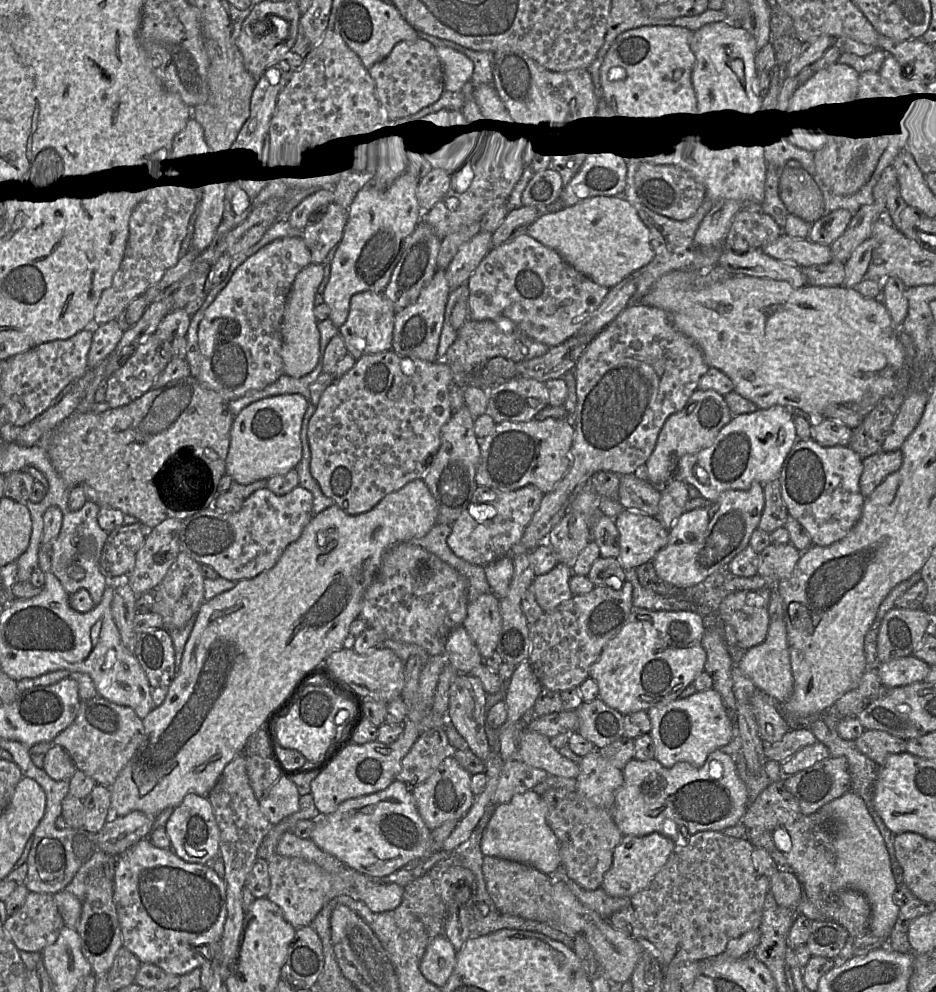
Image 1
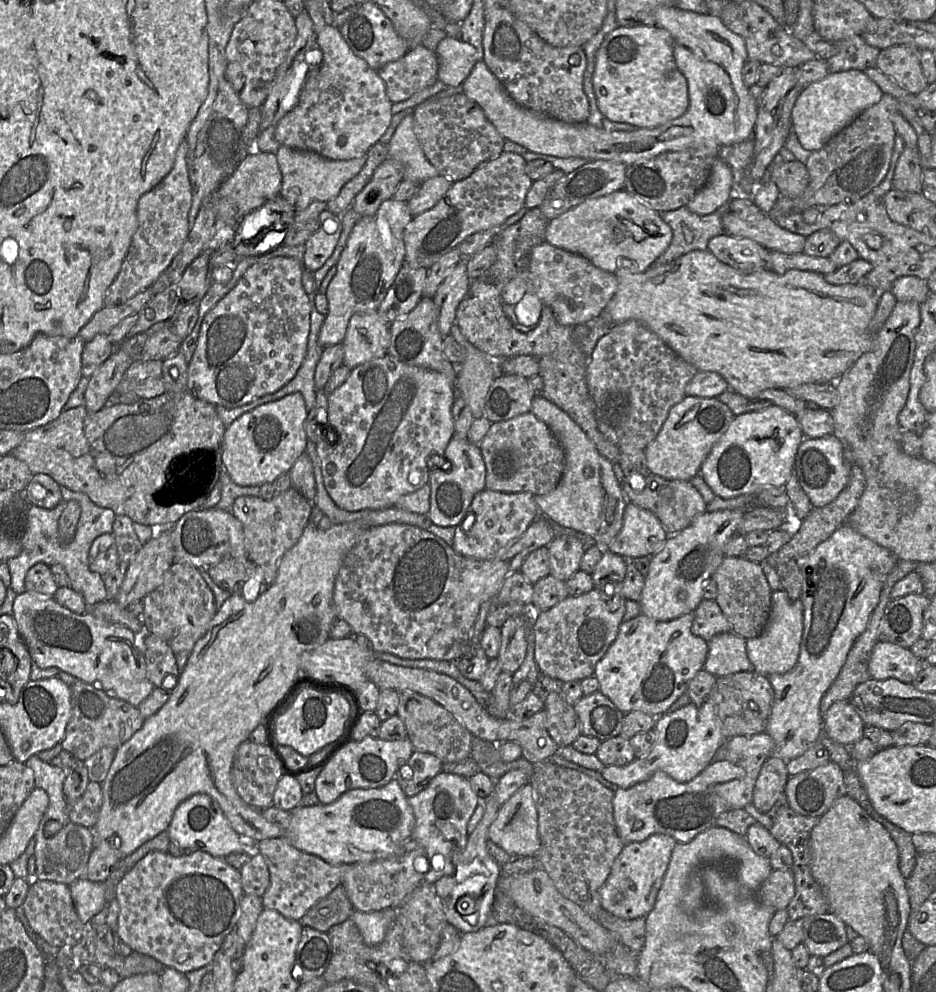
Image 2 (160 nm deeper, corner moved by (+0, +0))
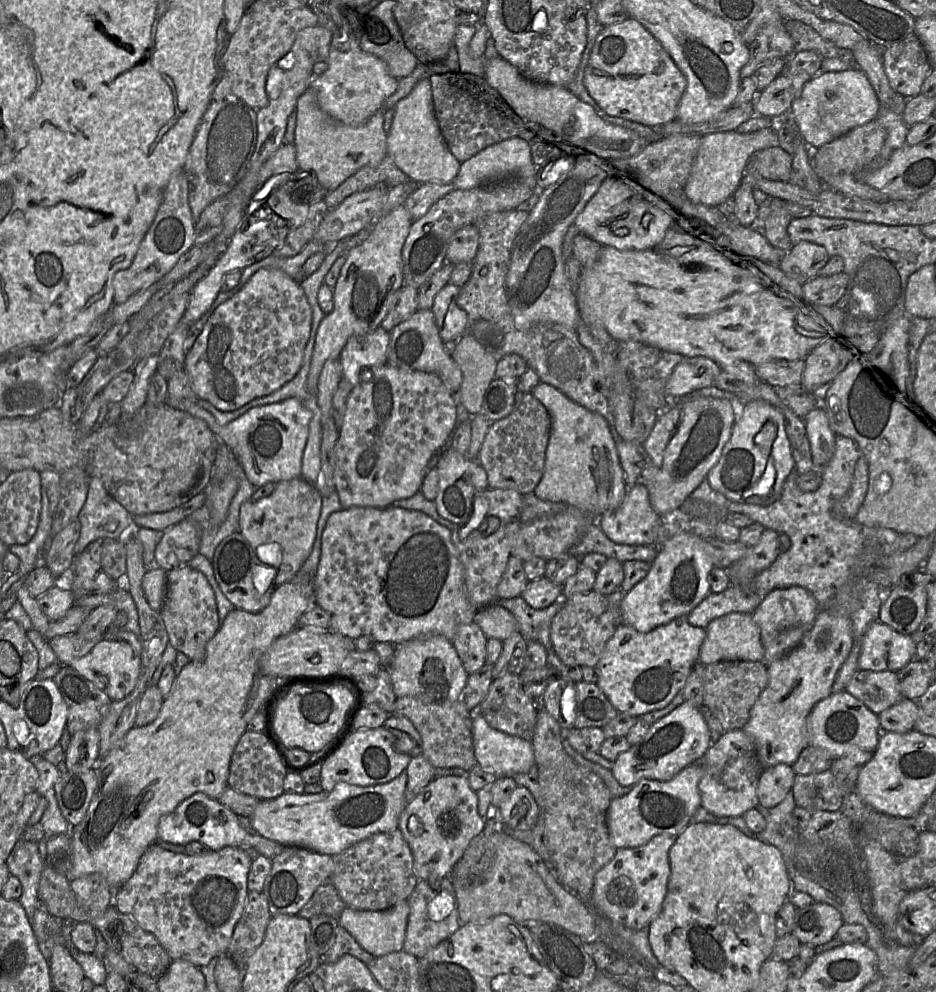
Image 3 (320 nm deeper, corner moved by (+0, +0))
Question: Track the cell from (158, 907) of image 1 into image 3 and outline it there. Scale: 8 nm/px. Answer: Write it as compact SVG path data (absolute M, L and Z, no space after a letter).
M152 844L141 857L130 879L114 891L113 905L129 915L143 930L152 933L172 961L186 960L196 967L226 953L234 928L247 901L247 879L252 859L238 847L227 846L207 855L170 852Z

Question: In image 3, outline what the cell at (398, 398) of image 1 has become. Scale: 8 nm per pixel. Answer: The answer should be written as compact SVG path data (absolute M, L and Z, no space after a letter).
M384 364L368 369L371 378L353 387L347 399L339 438L334 447L335 491L344 509L385 508L394 501L408 499L420 491L427 466L434 454L448 445L457 426L454 394L441 378L432 373L400 369Z

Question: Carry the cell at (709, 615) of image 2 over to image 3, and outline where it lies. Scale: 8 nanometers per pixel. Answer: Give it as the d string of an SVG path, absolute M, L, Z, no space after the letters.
M835 438L833 451L827 464L820 472L822 482L814 492L803 492L796 484L797 473L793 470L783 486L780 497L772 504L761 506L742 502L726 503L726 512L742 513L747 515L754 523L761 524L764 529L774 530L777 533L785 533L789 536L791 545L782 554L777 554L773 563L758 573L750 582L739 582L730 585L719 593L709 593L707 596L686 616L692 626L705 628L708 624L725 614L731 612L752 613L762 602L764 597L774 589L798 586L808 590L818 603L819 609L844 609L850 616L852 622L852 647L839 668L831 687L831 693L838 693L845 690L852 676L859 670L858 657L861 649L861 642L865 631L870 623L877 620L882 604L883 596L878 585L870 582L862 572L876 567L876 554L895 554L910 549L917 543L918 538L911 534L900 534L892 530L863 526L854 520L840 520L832 515L833 505L843 498L852 482L854 470L858 464L858 454L853 444L844 438Z

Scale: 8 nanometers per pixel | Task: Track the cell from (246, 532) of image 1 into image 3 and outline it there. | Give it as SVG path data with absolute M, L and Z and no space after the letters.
M186 519L163 532L155 550L155 565L169 572L188 565L199 553L199 527Z

